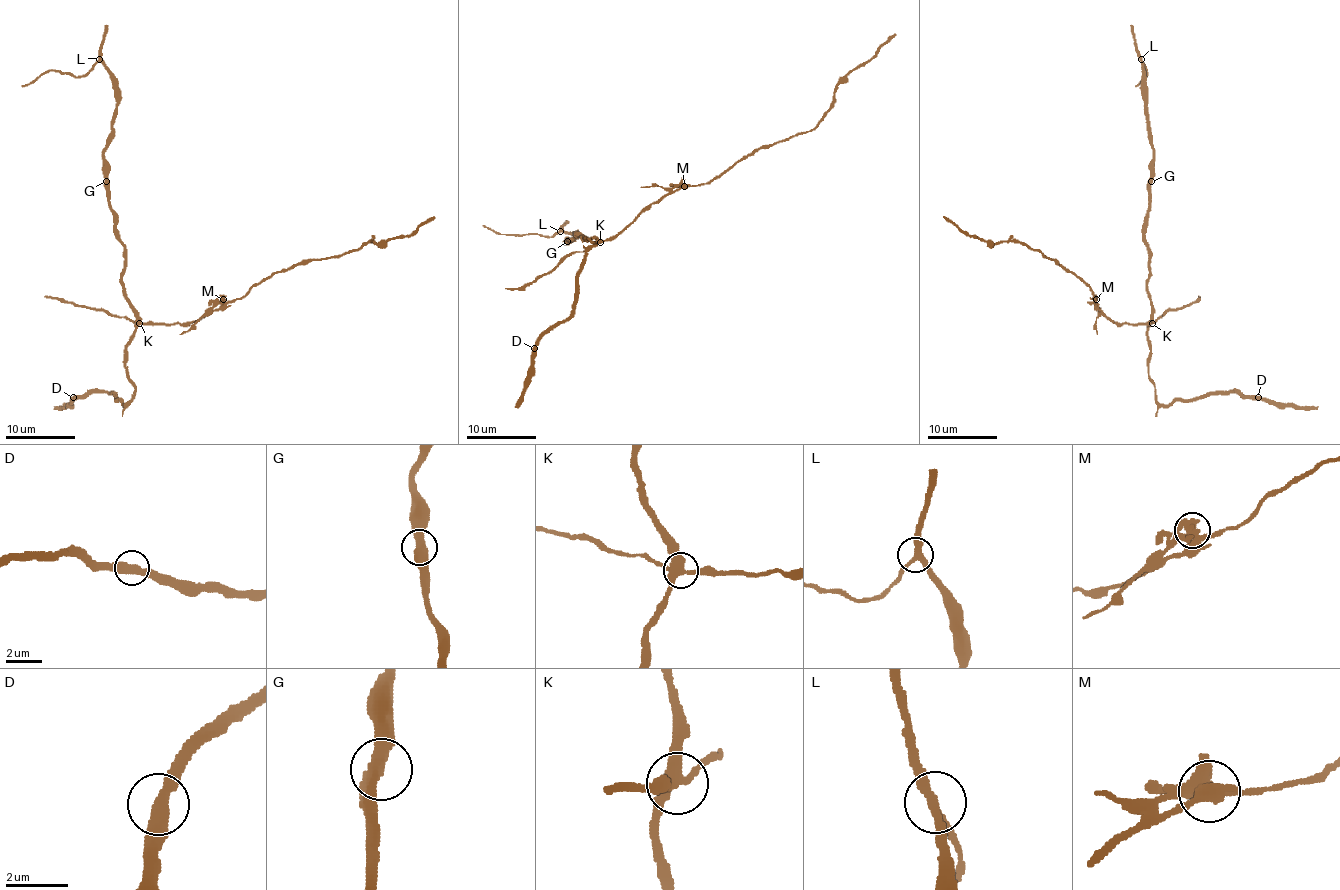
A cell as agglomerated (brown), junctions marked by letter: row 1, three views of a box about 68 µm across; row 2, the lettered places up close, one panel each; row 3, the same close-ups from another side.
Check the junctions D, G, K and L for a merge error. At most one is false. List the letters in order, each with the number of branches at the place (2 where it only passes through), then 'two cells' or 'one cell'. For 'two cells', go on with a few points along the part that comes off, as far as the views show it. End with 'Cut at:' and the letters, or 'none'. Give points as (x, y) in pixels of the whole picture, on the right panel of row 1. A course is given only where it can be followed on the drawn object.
D: 2 | one cell
G: 2 | one cell
K: 4 | two cells | (1151, 322), (1115, 324), (1097, 306), (1094, 293), (1041, 252), (1012, 240), (991, 244), (970, 237), (944, 216)
L: 3 | one cell
Cut at: K

